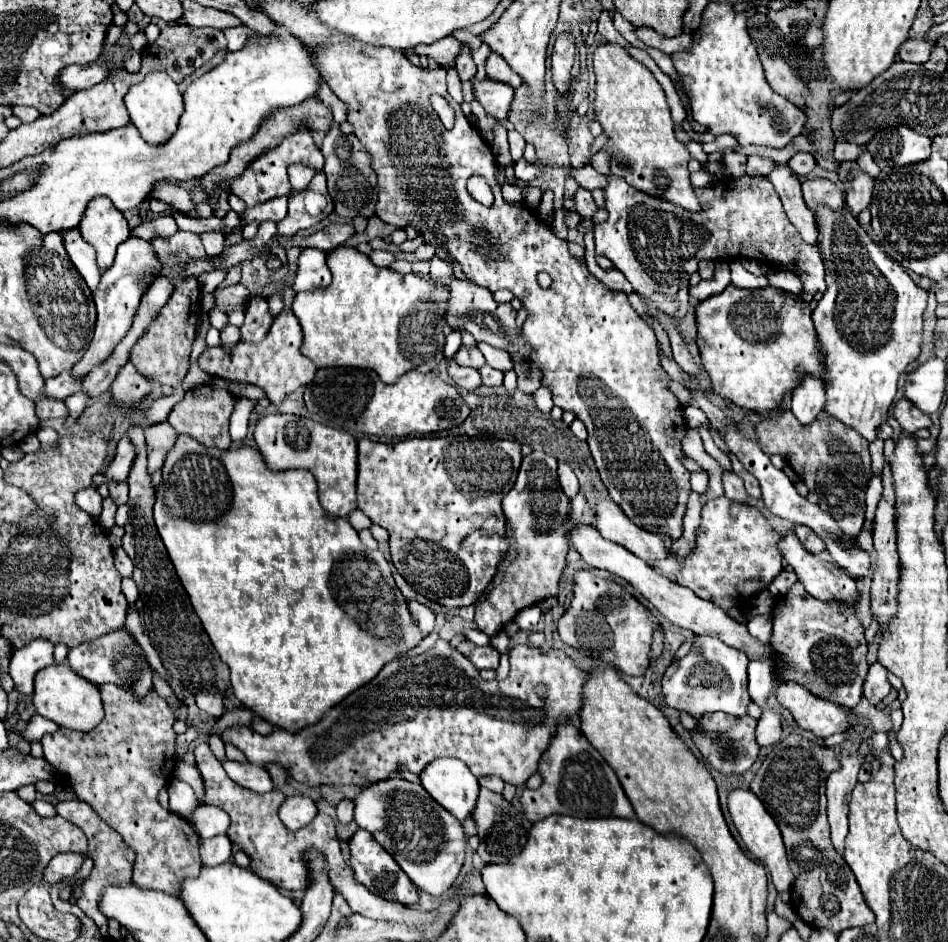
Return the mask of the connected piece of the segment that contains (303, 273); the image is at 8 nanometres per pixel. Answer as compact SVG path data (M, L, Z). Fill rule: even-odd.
M305 248L298 259L293 290L295 294L302 290L326 288L332 282L330 270L326 266L326 252L318 248Z

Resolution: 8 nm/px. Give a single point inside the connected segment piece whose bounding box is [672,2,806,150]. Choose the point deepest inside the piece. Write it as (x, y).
(723, 75)

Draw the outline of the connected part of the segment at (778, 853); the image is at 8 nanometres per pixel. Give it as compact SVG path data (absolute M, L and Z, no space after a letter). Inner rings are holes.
M738 788L738 790L732 790L730 796L728 796L728 808L730 808L730 814L732 814L732 820L734 820L734 826L736 830L740 832L746 848L762 862L766 864L766 868L770 870L770 876L772 876L772 882L780 892L784 890L790 890L792 886L792 880L794 880L794 874L790 872L790 866L788 866L788 858L786 858L786 850L784 850L784 842L782 842L782 834L780 834L780 828L778 824L774 822L774 818L768 814L768 810L764 808L764 804L756 798L754 792L750 790L744 790L744 788Z

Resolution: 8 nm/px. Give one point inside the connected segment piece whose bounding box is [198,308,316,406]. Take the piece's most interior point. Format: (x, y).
(275, 364)

